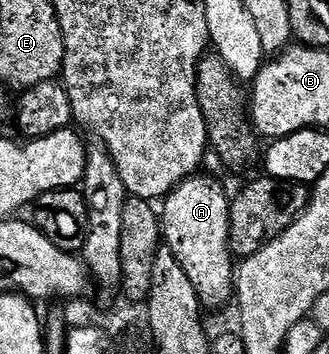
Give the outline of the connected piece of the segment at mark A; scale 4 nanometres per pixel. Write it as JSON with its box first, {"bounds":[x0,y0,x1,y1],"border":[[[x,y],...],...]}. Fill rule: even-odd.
{"bounds":[162,175,237,310],"border":[[[196,175],[182,181],[172,193],[162,198],[162,244],[181,263],[182,270],[193,283],[204,310],[219,309],[235,292],[237,265],[229,244],[229,193],[211,177]]]}

